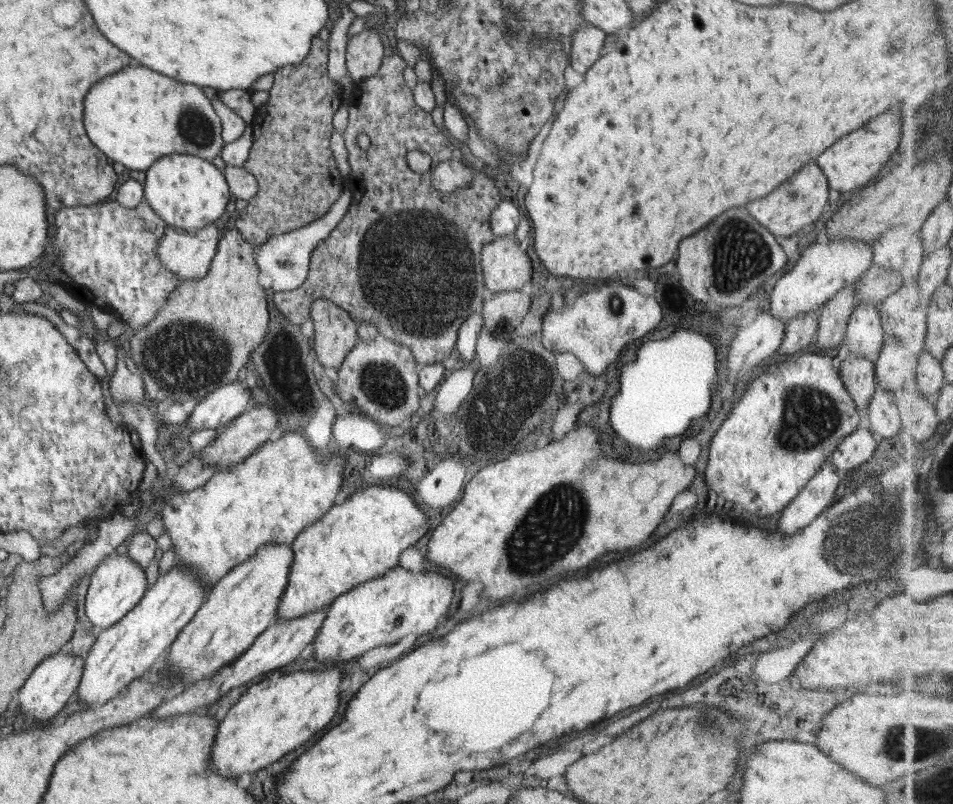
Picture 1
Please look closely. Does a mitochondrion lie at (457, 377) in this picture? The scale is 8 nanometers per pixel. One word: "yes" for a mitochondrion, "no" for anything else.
no

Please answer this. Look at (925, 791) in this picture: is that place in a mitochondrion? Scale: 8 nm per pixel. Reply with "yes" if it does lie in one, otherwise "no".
yes

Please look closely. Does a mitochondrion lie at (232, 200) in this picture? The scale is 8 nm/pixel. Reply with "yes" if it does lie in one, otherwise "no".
no

